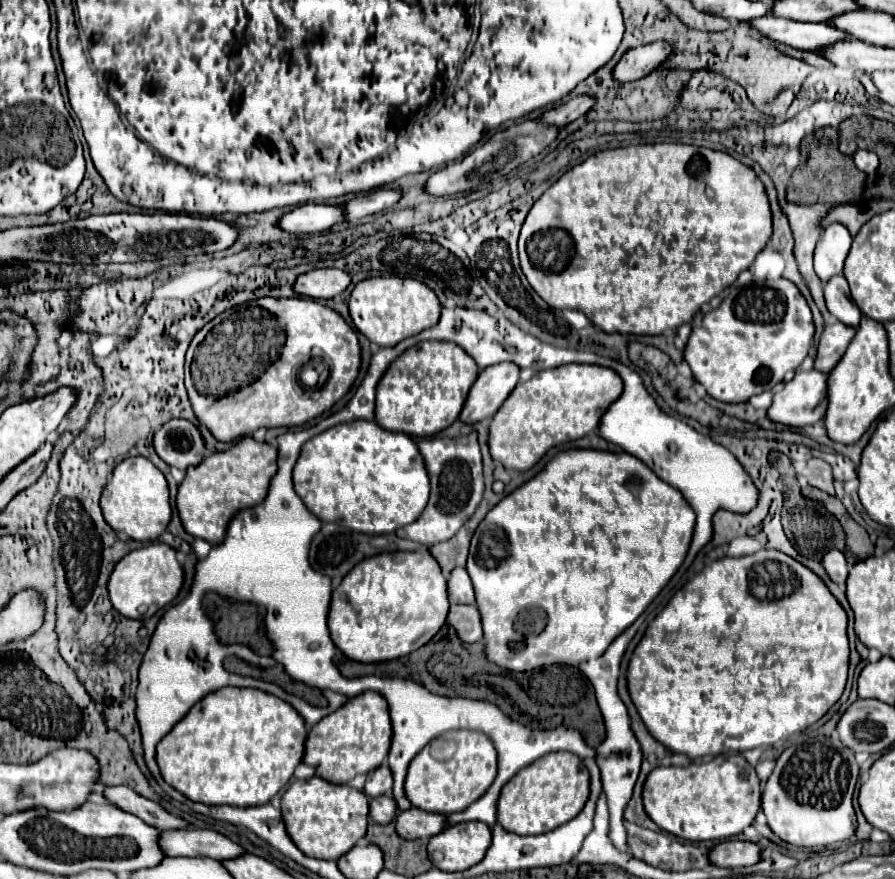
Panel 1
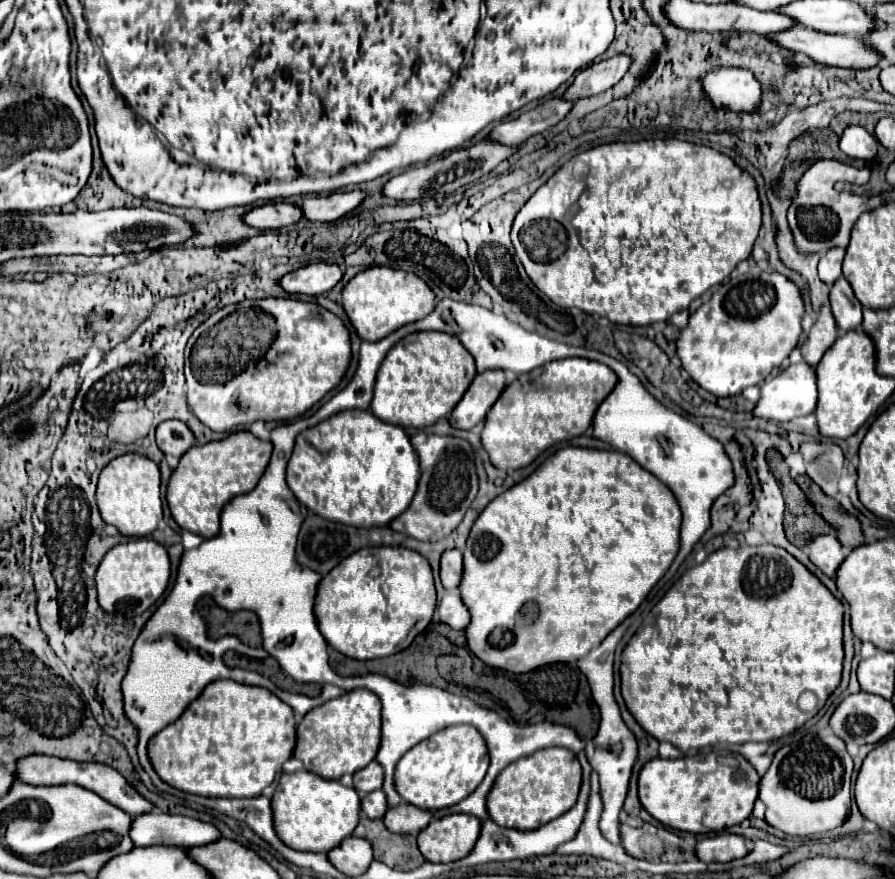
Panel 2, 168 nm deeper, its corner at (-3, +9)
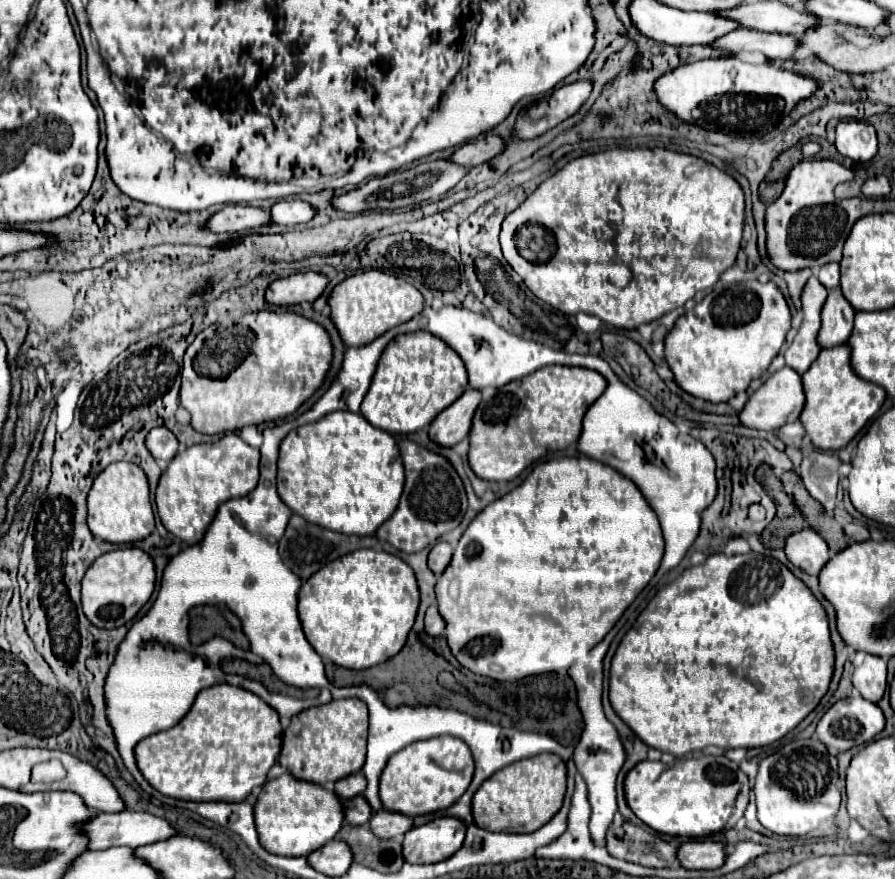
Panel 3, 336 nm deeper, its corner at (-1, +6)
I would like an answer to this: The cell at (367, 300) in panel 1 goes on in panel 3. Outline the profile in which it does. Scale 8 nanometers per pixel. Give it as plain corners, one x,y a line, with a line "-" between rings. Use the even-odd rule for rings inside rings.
367,270
337,284
331,292
329,306
331,320
335,322
345,346
367,346
367,342
373,342
373,338
379,338
393,326
409,322
409,318
417,316
423,310
423,296
415,286
401,278
379,270

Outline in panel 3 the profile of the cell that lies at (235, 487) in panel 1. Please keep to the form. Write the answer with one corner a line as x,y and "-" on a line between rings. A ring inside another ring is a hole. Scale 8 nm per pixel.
227,434
213,444
197,444
179,452
163,472
155,504
163,526
185,544
201,542
217,508
229,498
247,496
259,482
259,448
249,446
237,434

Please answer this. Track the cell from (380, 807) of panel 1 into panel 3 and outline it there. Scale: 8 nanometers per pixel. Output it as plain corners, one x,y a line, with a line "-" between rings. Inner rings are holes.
363,796
351,798
349,802
343,802
345,806
345,820
359,826
359,824
367,824
369,818
373,816
373,810
369,806
369,802
365,802

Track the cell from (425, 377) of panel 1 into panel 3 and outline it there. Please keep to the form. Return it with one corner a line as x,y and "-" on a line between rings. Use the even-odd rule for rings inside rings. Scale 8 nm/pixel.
429,332
401,334
381,354
371,388
361,404
361,414
369,424
389,434
413,434
427,428
467,386
467,370
461,356
441,338

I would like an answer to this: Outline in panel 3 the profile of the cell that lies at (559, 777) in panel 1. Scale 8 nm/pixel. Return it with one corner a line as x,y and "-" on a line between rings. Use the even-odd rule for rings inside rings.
537,754
519,762
513,762
493,778
481,784
481,790
473,796
473,818
475,824
489,832
535,832
539,826
545,826
557,810
563,806
567,792
567,766
557,754

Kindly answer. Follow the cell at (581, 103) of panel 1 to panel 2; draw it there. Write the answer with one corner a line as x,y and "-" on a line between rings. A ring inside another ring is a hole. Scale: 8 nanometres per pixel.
559,97
549,99
549,101
541,103
539,107
535,107
533,111
519,115
513,121
503,121
503,123
495,125
493,131
489,133
489,139
495,143
501,143
501,145
515,147
515,145
527,141
531,135
543,133
543,131
551,129
553,125
557,125
571,111
571,107
573,107
571,101
563,101

